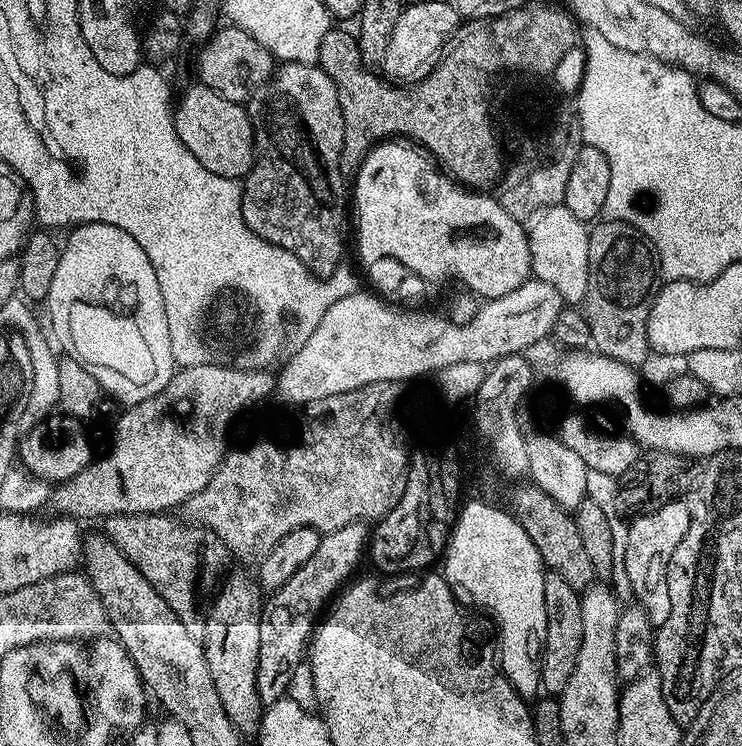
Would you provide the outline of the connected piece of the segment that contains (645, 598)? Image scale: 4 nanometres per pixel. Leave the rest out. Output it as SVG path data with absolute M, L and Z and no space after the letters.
M679 499L662 506L662 510L637 516L628 524L624 559L626 578L630 578L635 603L642 610L646 610L653 626L664 624L666 618L670 618L670 590L666 582L666 574L674 550L678 550L678 542L682 542L682 538L686 538L686 530L690 530L691 517L687 503Z

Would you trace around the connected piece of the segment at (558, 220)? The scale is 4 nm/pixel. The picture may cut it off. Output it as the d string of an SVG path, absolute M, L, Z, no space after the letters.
M562 203L535 213L526 231L532 259L532 276L554 286L565 305L583 305L590 278L589 225L585 221L574 218L574 214L570 214L568 207Z

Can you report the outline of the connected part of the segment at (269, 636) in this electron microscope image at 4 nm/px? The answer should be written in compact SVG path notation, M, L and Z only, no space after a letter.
M364 522L348 524L333 532L323 533L318 542L318 550L314 550L314 558L308 559L296 571L294 578L290 578L290 582L275 589L274 594L269 595L272 597L263 601L258 630L256 679L261 705L267 706L287 697L290 677L300 664L305 663L306 649L314 635L318 617L325 611L329 601L349 583L348 575L355 570L360 555L365 555L369 537L369 525Z

